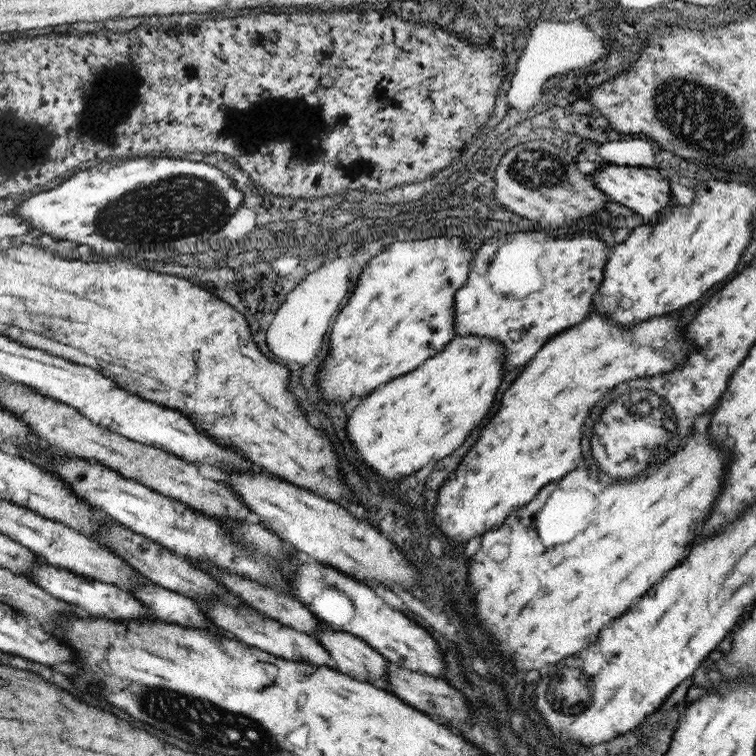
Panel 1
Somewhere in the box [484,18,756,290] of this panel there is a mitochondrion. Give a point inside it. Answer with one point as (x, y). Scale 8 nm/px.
(709, 122)

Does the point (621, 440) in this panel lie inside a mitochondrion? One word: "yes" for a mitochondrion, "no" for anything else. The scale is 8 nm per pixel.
yes

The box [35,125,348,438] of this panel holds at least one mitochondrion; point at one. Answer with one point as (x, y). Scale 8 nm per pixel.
(180, 206)

